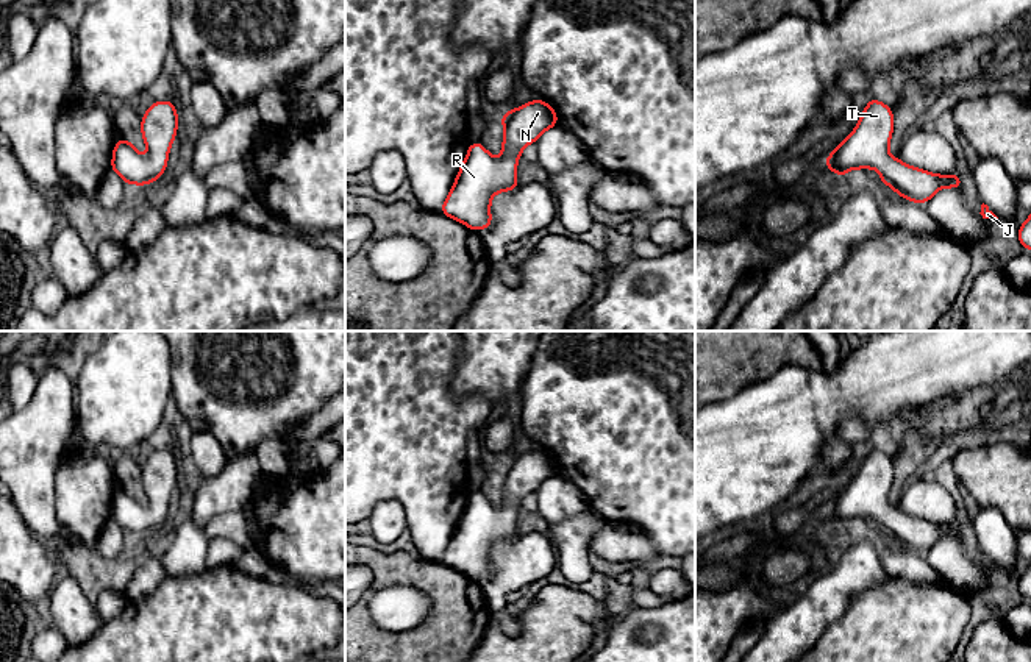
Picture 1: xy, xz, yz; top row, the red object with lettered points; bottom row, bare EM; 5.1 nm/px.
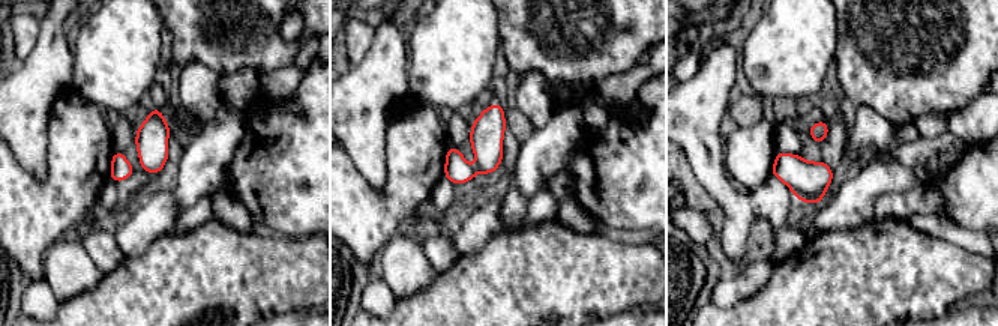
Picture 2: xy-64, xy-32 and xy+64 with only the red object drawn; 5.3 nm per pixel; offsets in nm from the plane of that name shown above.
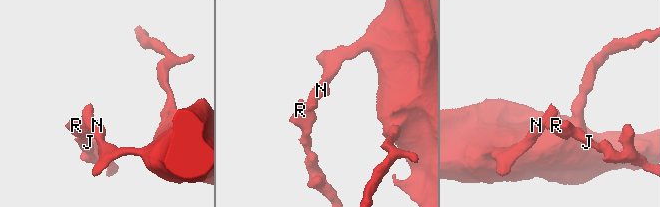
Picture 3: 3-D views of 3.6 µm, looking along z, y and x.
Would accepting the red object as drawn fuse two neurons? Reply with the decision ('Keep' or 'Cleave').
Keep

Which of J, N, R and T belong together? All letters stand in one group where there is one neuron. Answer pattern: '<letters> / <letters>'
J N R T

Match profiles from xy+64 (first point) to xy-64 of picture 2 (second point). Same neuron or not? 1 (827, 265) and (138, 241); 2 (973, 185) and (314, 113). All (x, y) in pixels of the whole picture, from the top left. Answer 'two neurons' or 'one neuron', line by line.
1: two neurons
2: one neuron

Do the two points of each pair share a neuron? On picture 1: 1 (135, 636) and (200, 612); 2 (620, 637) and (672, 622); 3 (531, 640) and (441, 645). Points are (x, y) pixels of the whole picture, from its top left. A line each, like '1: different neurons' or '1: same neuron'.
1: same neuron
2: same neuron
3: different neurons

